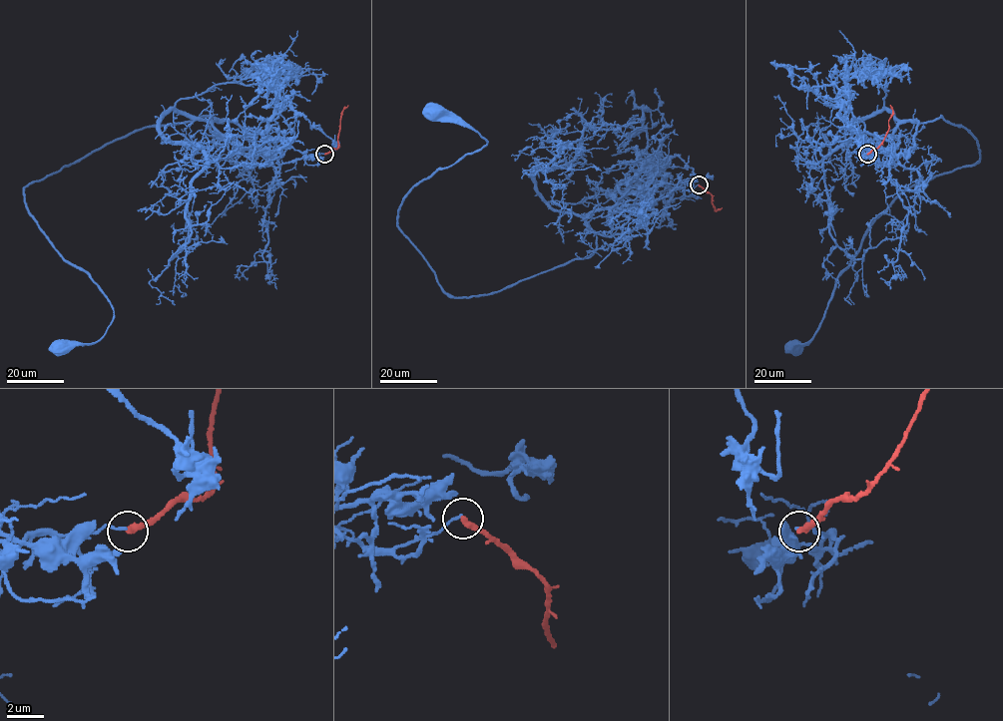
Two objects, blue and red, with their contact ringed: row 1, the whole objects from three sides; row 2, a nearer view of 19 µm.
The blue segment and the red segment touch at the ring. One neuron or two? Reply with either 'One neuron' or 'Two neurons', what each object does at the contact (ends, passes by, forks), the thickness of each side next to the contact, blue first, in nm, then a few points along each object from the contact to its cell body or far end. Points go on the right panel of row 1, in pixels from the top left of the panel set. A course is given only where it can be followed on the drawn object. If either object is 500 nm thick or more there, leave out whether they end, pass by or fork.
Two neurons. At the ring blue ends. At the ring red ends. Thickness 150 nm (blue) against 360 nm. Course of blue: (867, 154), (900, 124), (941, 116), (976, 140), (979, 158), (906, 187), (839, 276), (817, 332), (792, 346). Course of red: (867, 155), (880, 144), (888, 129), (892, 114), (890, 105)

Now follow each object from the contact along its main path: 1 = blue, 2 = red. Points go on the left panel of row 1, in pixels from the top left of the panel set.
1: (324, 154), (253, 151), (199, 116), (144, 127), (33, 180), (28, 213), (113, 311), (98, 340), (62, 346)
2: (324, 155), (338, 144), (340, 116), (348, 105)

